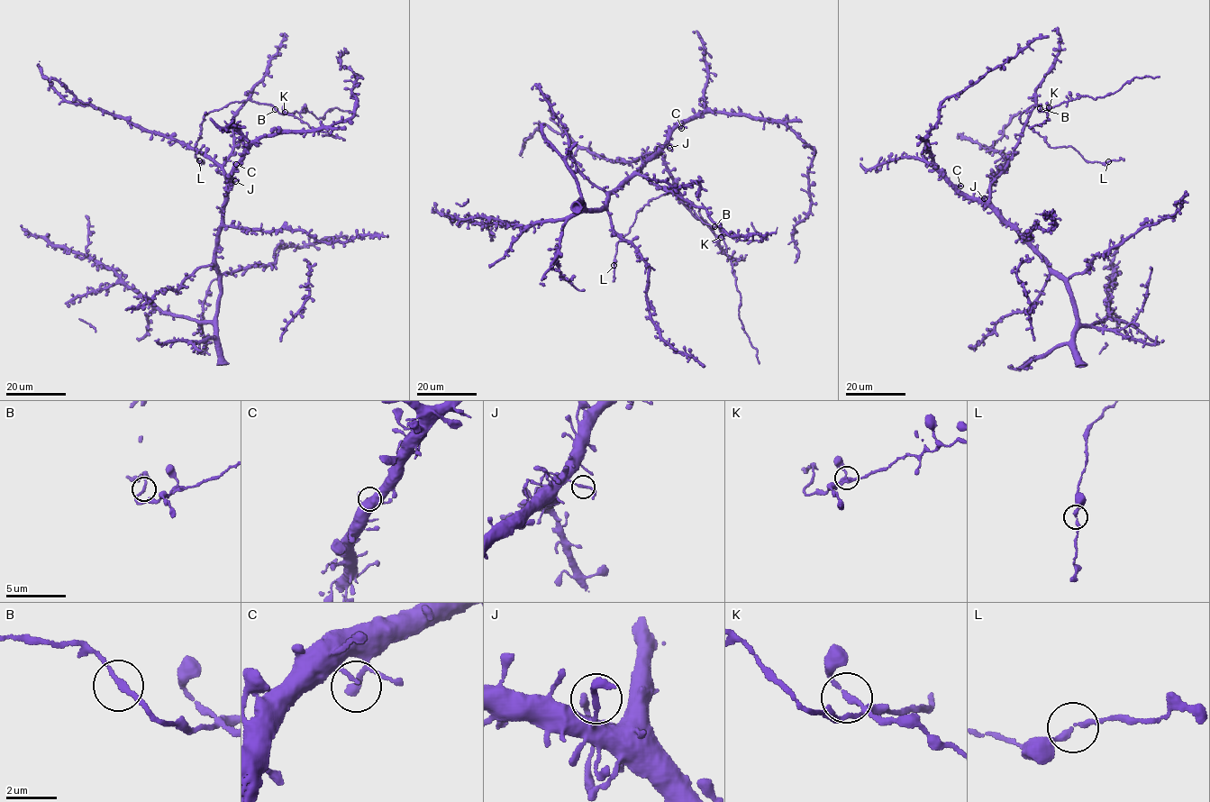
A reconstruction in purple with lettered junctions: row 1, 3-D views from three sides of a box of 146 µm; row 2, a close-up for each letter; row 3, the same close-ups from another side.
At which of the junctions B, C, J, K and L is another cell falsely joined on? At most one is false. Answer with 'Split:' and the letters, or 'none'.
Split: K

